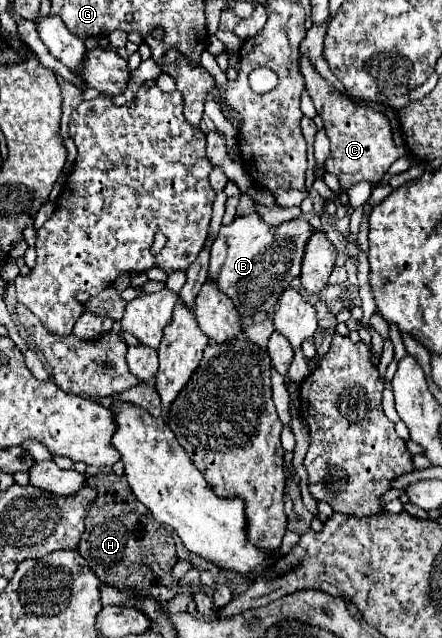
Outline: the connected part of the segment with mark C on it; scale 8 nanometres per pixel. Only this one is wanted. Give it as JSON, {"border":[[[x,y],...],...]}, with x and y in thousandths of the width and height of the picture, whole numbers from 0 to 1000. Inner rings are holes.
{"border":[[[695,86],[681,89],[681,114],[690,121],[695,146],[708,155],[713,171],[731,187],[735,208],[749,221],[749,246],[735,252],[735,268],[753,271],[776,296],[790,296],[812,284],[857,287],[876,271],[876,265],[889,259],[889,252],[898,252],[921,240],[916,230],[894,227],[880,187],[862,174],[844,168],[817,168],[790,158],[781,149],[771,149],[744,127],[735,127],[713,111]]]}

